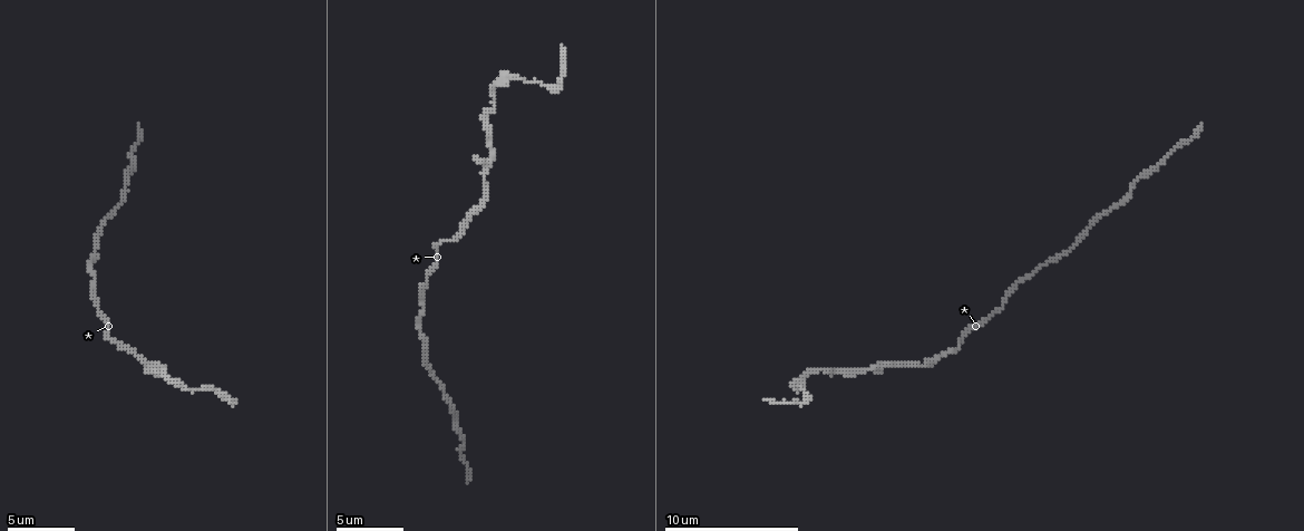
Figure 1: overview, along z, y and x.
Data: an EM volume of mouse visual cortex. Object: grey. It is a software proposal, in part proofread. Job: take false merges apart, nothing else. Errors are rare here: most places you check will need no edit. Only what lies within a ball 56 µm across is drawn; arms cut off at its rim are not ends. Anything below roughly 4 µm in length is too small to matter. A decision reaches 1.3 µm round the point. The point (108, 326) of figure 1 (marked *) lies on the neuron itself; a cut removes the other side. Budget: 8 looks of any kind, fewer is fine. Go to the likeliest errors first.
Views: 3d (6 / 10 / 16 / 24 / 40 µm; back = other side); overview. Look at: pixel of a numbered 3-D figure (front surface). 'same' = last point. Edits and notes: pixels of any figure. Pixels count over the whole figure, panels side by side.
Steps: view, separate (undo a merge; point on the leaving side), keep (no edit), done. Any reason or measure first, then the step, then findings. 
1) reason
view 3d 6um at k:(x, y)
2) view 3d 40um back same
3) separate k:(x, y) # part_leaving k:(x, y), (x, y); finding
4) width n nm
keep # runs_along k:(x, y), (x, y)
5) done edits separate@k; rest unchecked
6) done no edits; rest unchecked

narrows sharply
view 3d 10um at 1:(489, 143)

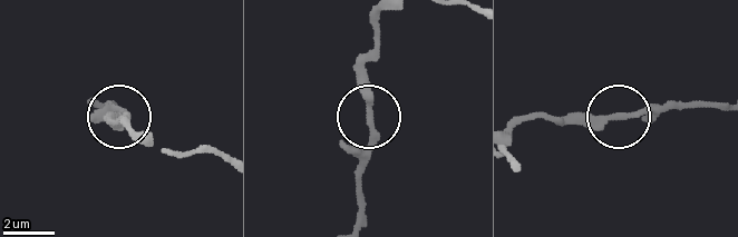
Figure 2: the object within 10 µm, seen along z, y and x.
from behind
view 3d 10um back at 2:(621, 116)

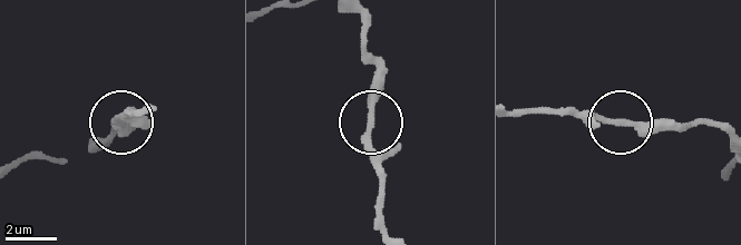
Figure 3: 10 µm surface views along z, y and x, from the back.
keep # runs_along 3:(386, 227), (382, 164), (369, 138), (376, 57); continuous, no second neuron

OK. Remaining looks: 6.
thick turns thin
view 3d 10um at 1:(457, 417)

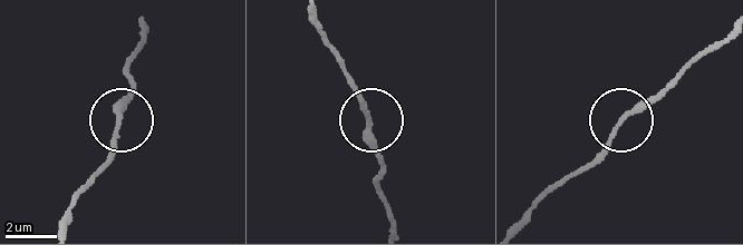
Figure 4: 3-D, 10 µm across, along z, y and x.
keep # runs_along 4:(59, 222), (106, 158), (132, 84); one neuron here

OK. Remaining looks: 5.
thick turns thin
view 3d 10um at 1:(796, 385)

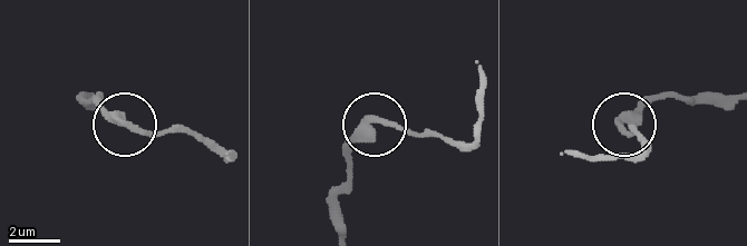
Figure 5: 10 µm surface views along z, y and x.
view 3d 6um at 5:(383, 125)

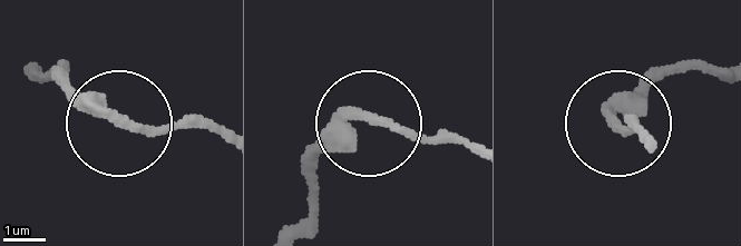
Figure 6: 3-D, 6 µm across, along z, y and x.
keep # runs_along 6:(47, 75), (65, 65), (76, 86), (150, 128), (224, 128); continuous, no second neuron

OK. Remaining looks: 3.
thin neck
view 3d 16um at 1:(1069, 249)

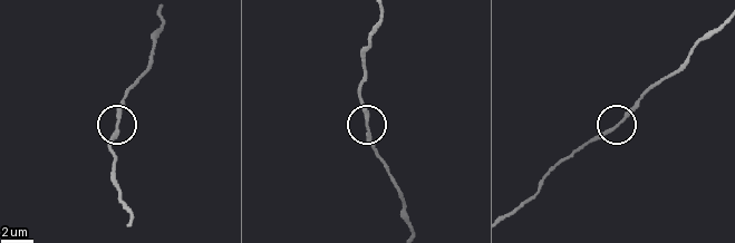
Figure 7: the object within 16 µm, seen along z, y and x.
keep # runs_along 7:(381, 18), (366, 46), (361, 89), (366, 137), (377, 156); continuous, no second neuron

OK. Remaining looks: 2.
done no edits; rest unchecked

